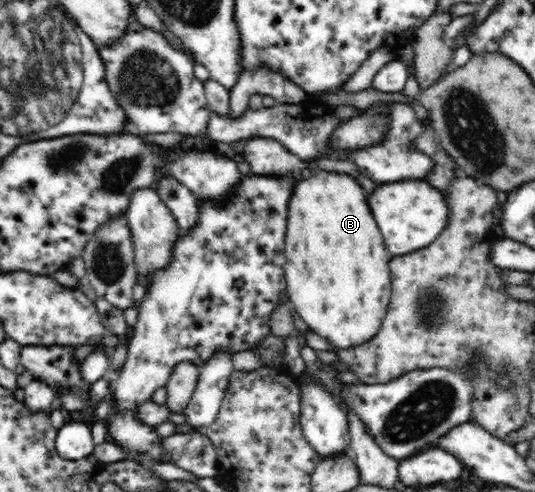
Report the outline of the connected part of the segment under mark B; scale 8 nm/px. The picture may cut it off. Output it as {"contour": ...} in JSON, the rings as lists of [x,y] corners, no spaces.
{"contour":[[[317,170],[299,178],[288,203],[288,229],[284,252],[287,295],[292,309],[314,333],[321,335],[338,351],[362,345],[380,331],[392,293],[389,263],[394,257],[386,247],[383,235],[368,205],[368,193],[359,180],[348,174]]]}

